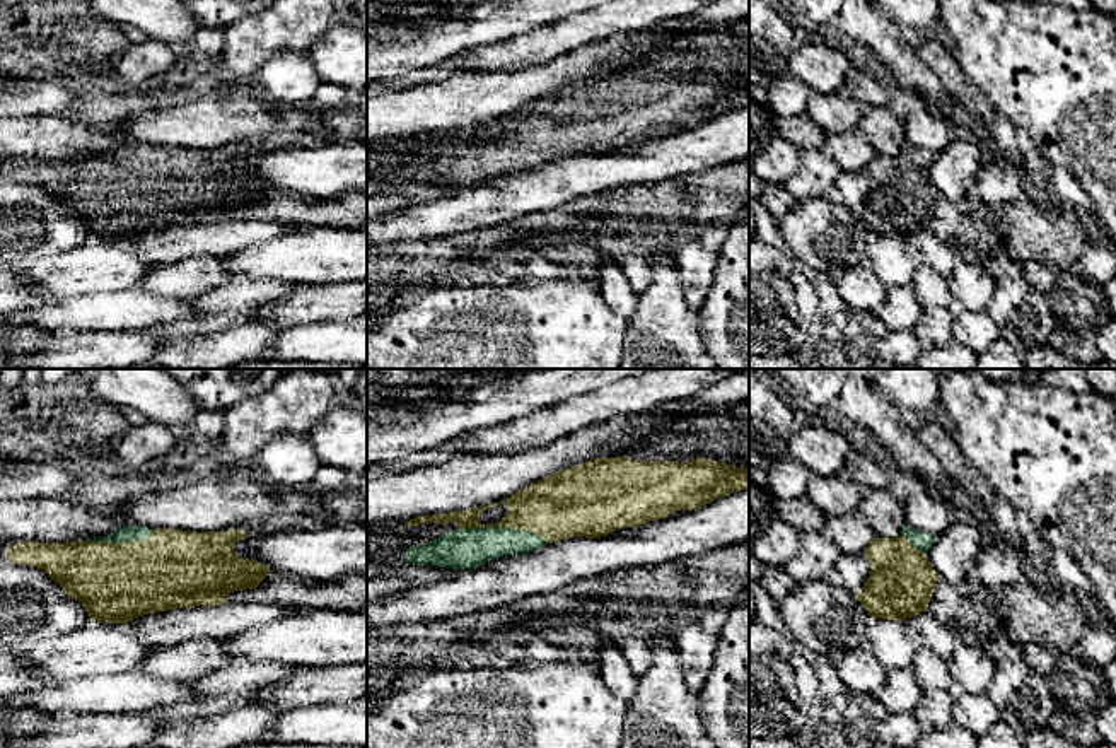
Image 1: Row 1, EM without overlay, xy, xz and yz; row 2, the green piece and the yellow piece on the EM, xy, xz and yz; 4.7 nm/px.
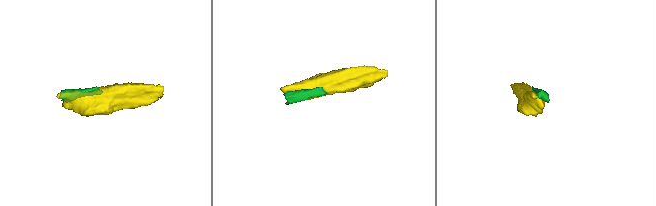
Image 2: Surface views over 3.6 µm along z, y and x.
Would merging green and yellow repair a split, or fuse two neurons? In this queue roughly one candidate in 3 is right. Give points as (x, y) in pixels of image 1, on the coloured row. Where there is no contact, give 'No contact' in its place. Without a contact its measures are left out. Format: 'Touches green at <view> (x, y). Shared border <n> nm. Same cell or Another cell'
Touches green at xz (504, 526). Shared border 440 nm. Same cell

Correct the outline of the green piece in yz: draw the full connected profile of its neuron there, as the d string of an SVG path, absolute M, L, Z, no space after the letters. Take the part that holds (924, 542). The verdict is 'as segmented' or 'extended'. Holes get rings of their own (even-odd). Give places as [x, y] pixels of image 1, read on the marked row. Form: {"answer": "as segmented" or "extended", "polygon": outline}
{"answer": "extended", "polygon": "M903 526L898 538L874 538L865 548L870 576L855 594L872 618L901 620L927 611L939 572L927 558L935 536Z"}

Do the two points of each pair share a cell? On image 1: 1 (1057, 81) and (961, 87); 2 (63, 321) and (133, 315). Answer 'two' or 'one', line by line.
1: two
2: one

